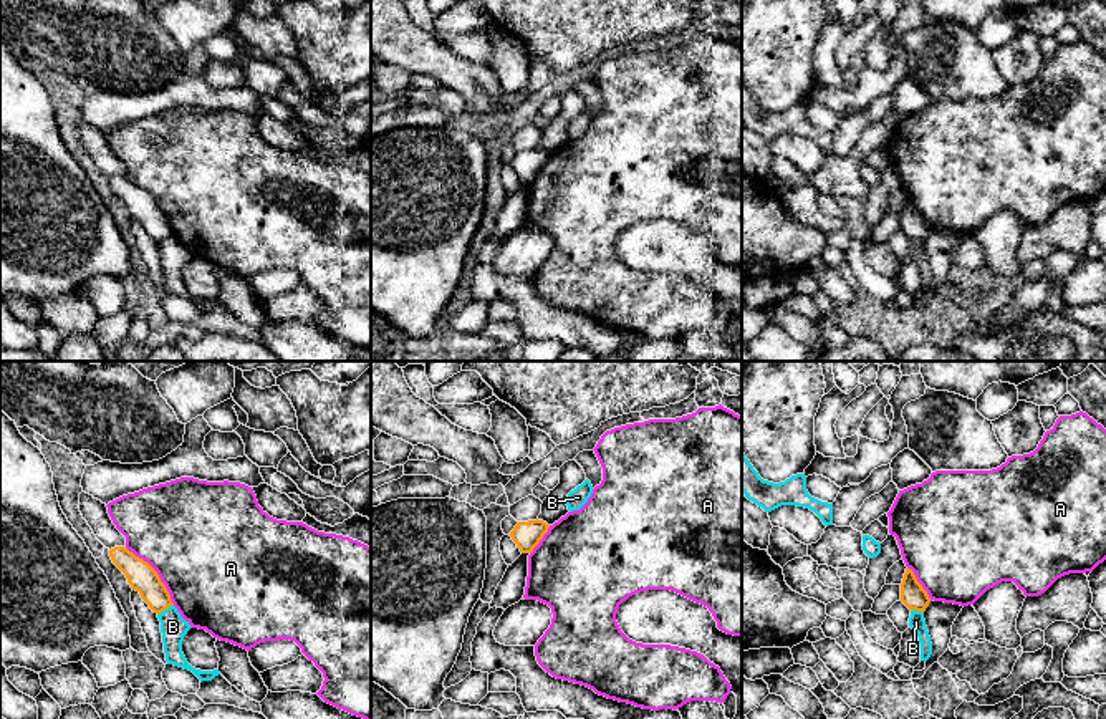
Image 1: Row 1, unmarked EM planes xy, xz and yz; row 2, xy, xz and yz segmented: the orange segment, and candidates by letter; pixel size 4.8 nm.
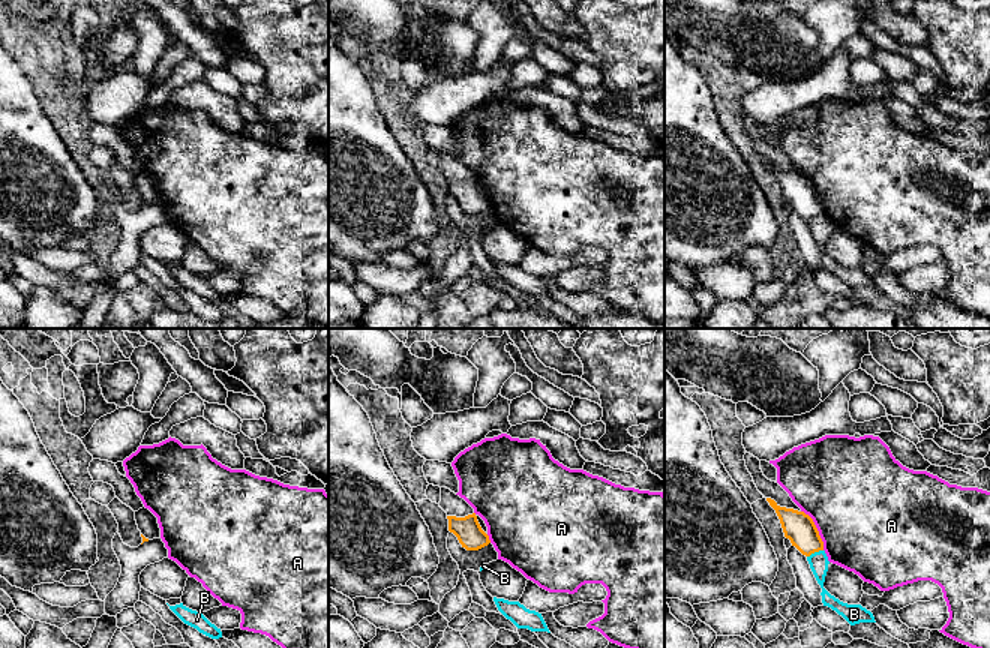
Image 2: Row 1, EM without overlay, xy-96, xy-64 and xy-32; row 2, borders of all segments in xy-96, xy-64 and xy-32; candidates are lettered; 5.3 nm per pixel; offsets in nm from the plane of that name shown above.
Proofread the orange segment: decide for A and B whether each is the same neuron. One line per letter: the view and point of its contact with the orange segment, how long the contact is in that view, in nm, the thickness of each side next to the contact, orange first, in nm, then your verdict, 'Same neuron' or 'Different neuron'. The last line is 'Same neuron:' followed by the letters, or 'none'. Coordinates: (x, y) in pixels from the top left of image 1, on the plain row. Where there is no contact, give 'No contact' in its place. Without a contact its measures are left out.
A: Touches orange at xy (156, 202). Shared border 360 nm. Thickness 140 nm (orange) against 480 nm. Different neuron
B: Touches orange at xy (164, 237). Shared border 100 nm. Thickness 140 nm (orange) against 130 nm. Different neuron
Same neuron: none

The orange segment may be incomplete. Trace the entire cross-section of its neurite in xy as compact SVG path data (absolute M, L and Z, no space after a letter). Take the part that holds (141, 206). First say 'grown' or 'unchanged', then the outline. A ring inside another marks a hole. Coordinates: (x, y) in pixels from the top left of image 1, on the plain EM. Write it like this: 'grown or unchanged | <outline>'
unchanged | M124 176L111 177L109 186L113 192L126 204L131 217L141 224L154 242L159 244L174 234L166 214L147 191L136 186Z

